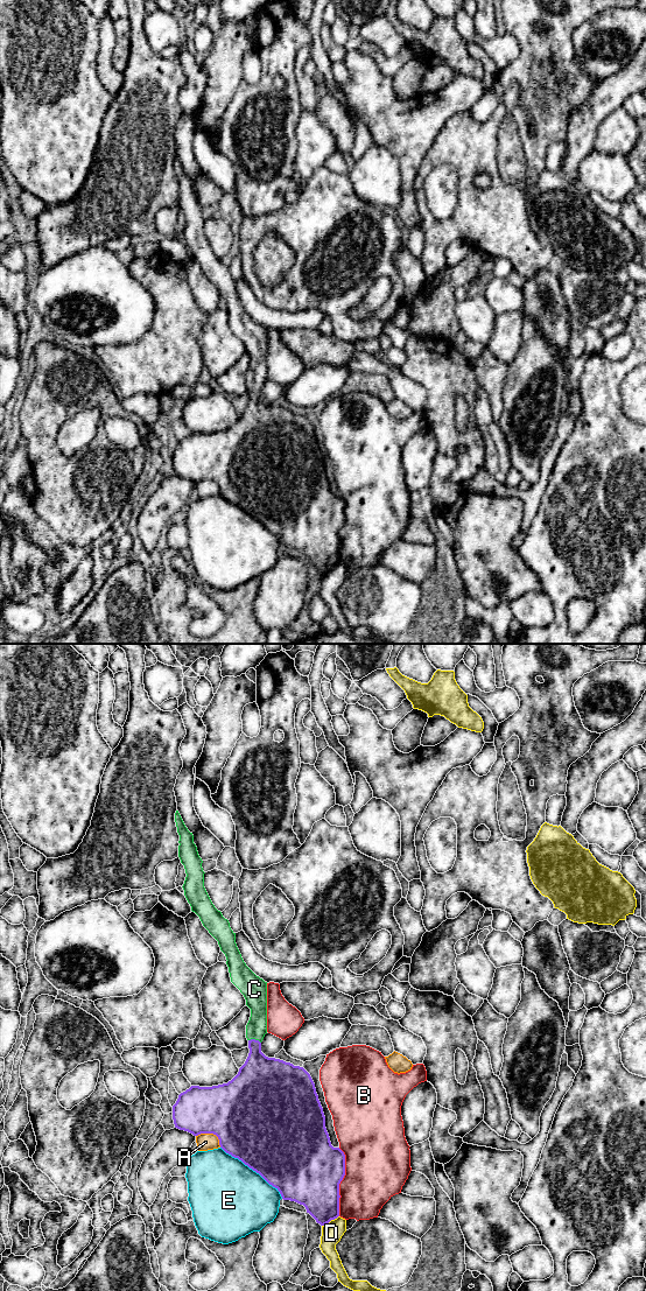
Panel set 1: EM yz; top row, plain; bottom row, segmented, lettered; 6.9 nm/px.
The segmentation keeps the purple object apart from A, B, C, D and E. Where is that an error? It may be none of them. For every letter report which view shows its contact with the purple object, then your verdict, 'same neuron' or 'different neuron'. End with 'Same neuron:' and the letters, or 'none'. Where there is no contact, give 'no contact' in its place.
A: yz | different neuron
B: yz | different neuron
C: yz | same neuron
D: yz | different neuron
E: yz | different neuron
Same neuron: C

